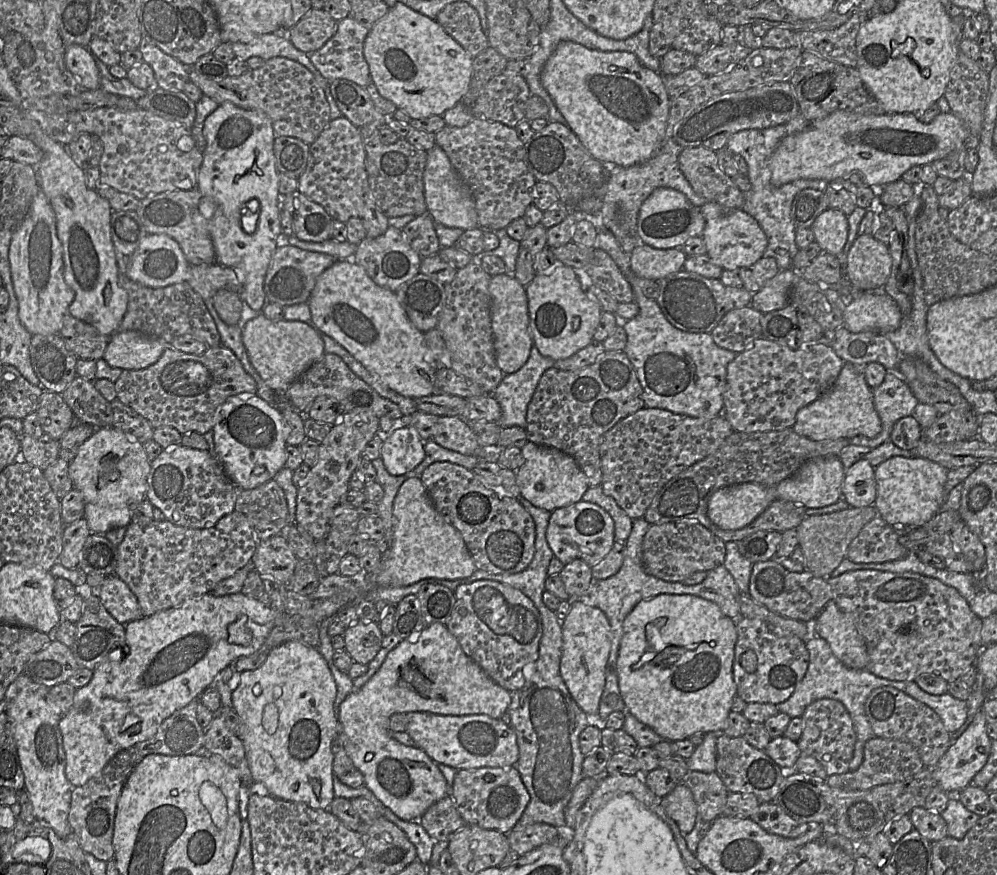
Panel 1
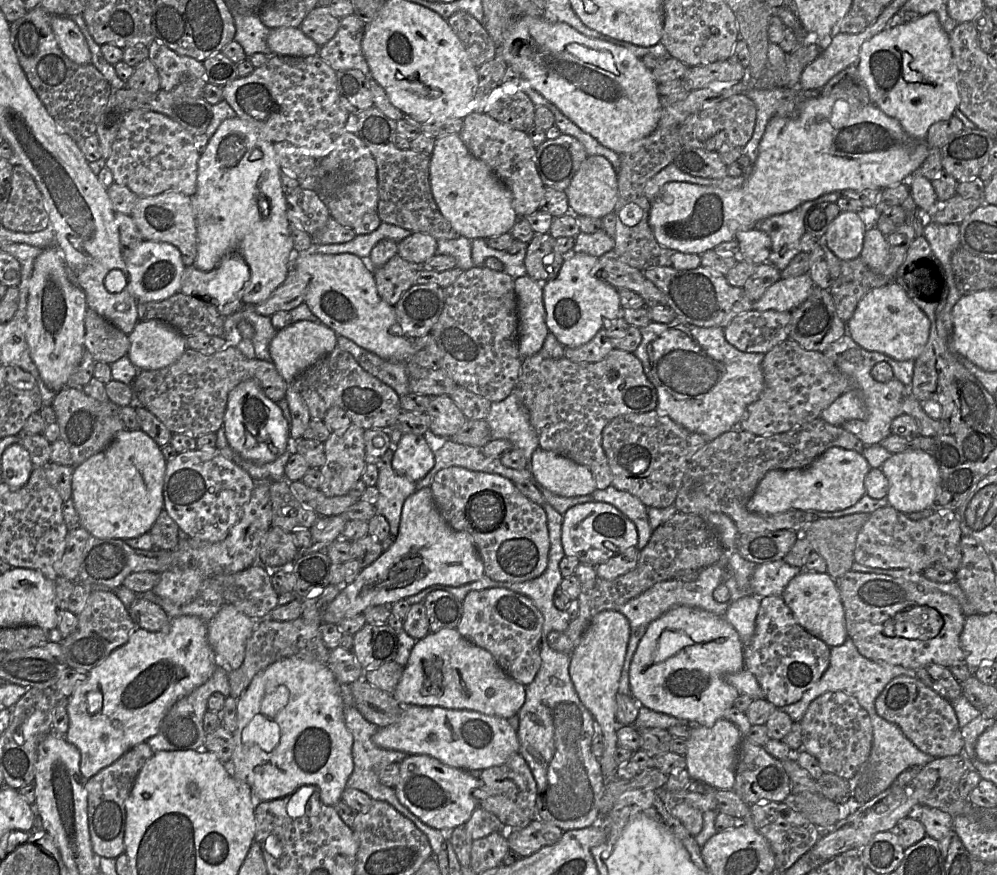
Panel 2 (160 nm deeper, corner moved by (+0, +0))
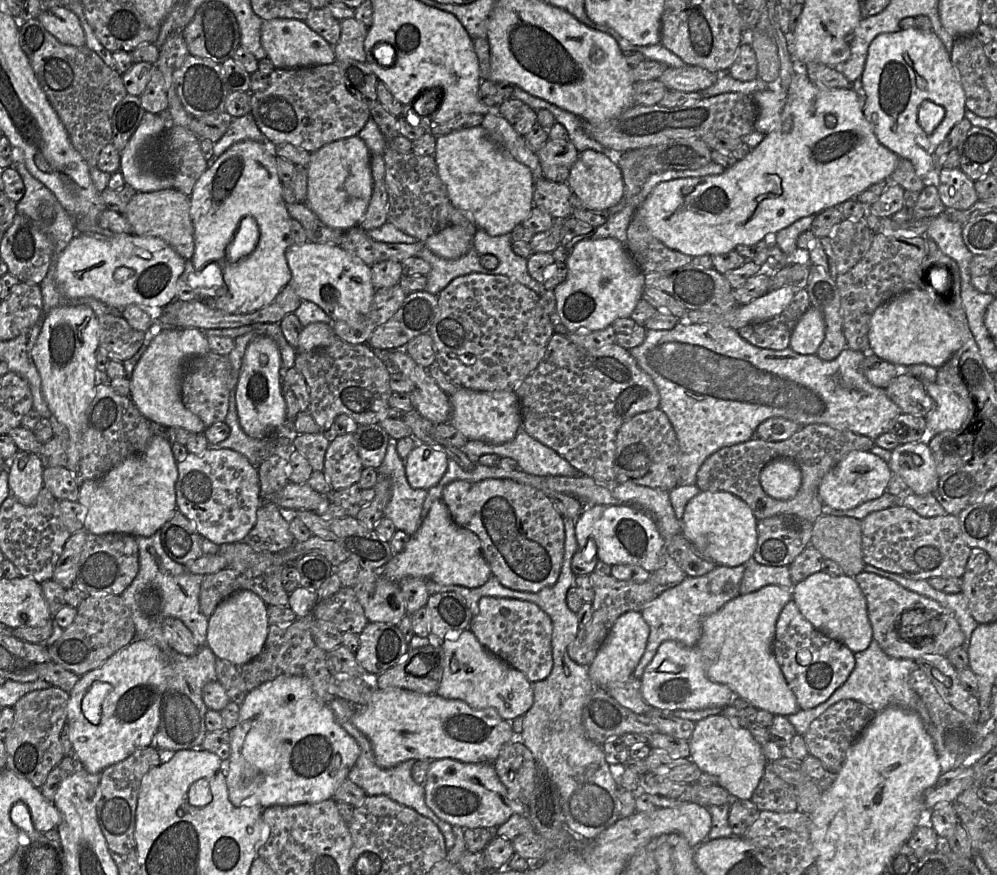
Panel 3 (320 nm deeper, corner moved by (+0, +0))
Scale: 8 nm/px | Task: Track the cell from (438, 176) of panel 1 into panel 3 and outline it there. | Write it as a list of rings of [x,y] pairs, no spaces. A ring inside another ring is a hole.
[[[481,126],[437,136],[434,158],[452,204],[470,213],[473,222],[490,236],[511,233],[535,206],[531,170],[489,138]]]

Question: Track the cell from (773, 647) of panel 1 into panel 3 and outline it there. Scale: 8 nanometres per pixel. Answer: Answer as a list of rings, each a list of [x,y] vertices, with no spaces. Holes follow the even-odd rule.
[[[792,600],[783,607],[777,619],[773,654],[801,709],[811,709],[825,702],[855,667],[855,653],[816,630]]]

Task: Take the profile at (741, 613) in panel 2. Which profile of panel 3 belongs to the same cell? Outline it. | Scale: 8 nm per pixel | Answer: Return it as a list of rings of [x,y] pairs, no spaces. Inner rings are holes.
[[[768,585],[747,595],[740,594],[727,602],[717,612],[704,619],[702,634],[696,644],[704,657],[705,672],[711,681],[727,685],[735,696],[744,698],[757,709],[785,717],[800,711],[801,708],[775,659],[773,641],[779,614],[791,600],[791,589],[777,585]]]

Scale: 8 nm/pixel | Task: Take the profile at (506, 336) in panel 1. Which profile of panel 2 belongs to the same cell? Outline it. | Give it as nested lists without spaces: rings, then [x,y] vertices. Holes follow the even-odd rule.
[[[528,275],[516,278],[515,292],[518,299],[518,343],[522,358],[538,353],[549,334],[543,301],[543,284]]]

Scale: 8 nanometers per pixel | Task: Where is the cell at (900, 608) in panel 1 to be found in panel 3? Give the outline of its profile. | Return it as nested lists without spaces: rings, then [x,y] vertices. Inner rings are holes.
[[[862,571],[854,579],[867,602],[873,640],[888,656],[916,661],[923,656],[946,656],[952,649],[965,645],[964,633],[953,612],[937,601],[874,573]]]

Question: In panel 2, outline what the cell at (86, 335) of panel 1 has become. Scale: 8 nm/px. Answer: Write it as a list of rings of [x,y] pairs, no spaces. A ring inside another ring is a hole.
[[[88,308],[85,314],[84,346],[96,361],[112,364],[127,355],[130,341],[127,334]]]

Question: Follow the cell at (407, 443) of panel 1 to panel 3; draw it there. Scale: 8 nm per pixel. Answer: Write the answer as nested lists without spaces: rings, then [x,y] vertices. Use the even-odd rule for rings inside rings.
[[[418,443],[405,464],[407,480],[412,488],[428,490],[437,485],[448,467],[448,456],[424,443]]]

